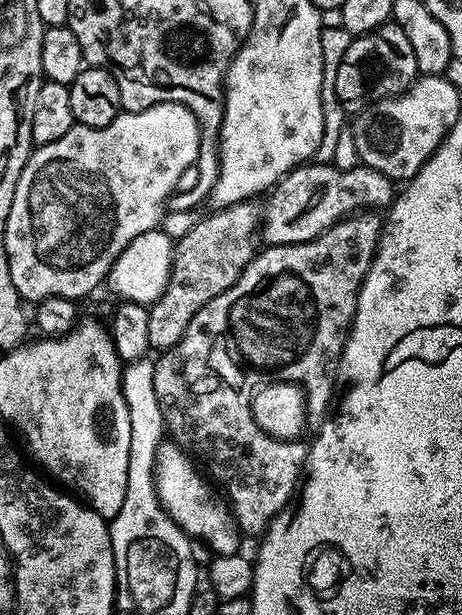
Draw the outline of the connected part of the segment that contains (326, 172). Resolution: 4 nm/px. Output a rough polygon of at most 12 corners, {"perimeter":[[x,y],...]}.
{"perimeter":[[301,164],[262,208],[265,245],[310,242],[391,205],[363,166]]}

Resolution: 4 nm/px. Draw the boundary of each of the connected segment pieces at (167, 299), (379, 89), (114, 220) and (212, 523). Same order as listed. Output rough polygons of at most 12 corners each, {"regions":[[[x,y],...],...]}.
{"regions":[[[248,200],[175,241],[148,308],[152,350],[230,290],[257,251]],[[394,22],[353,36],[337,72],[348,114],[417,78]],[[181,104],[73,123],[6,218],[21,301],[79,301],[160,228],[200,127]],[[156,451],[156,493],[168,517],[215,555],[241,551],[229,505],[208,493],[193,457]]]}

